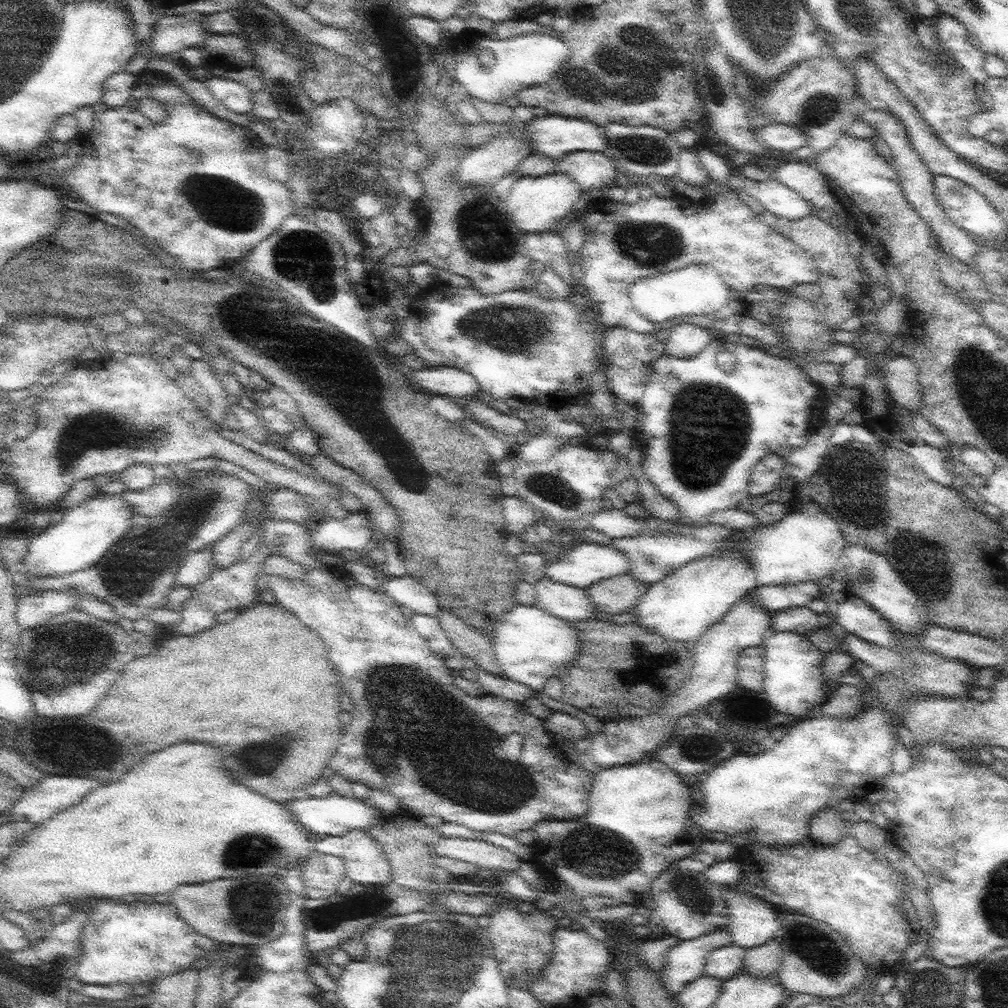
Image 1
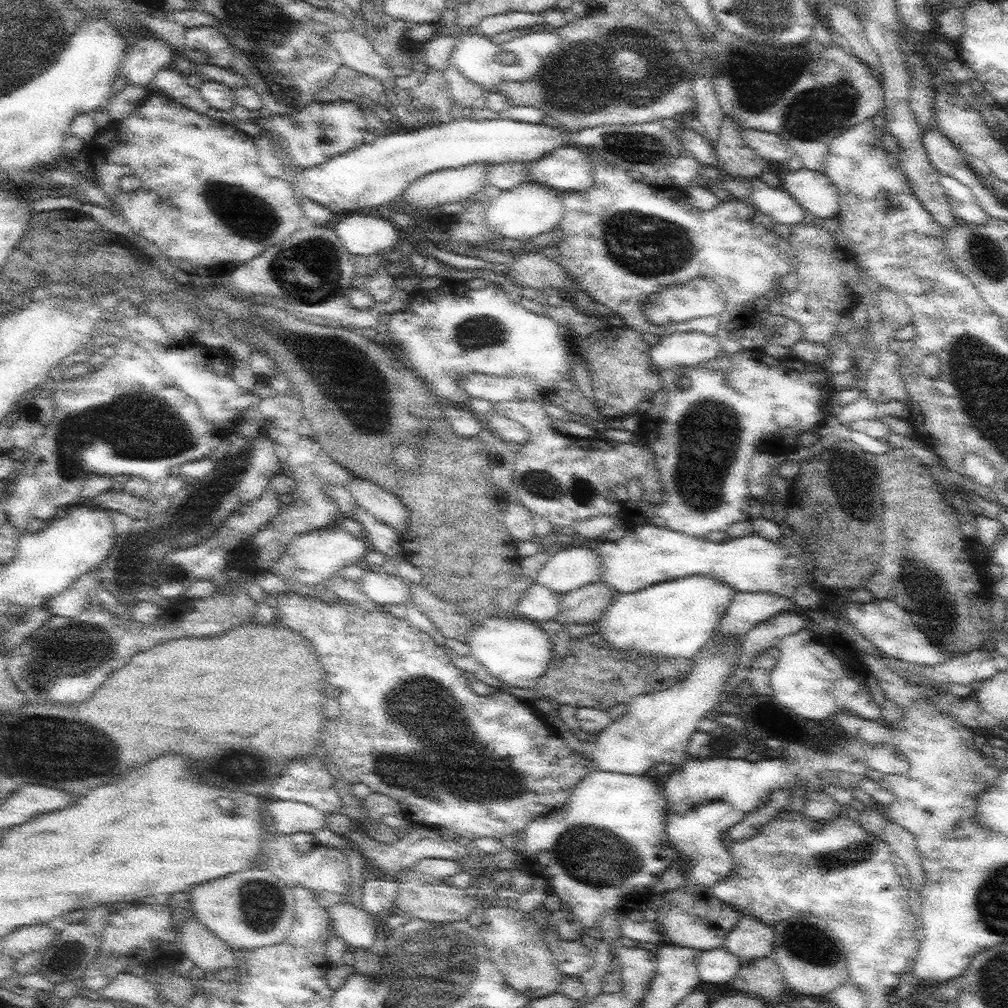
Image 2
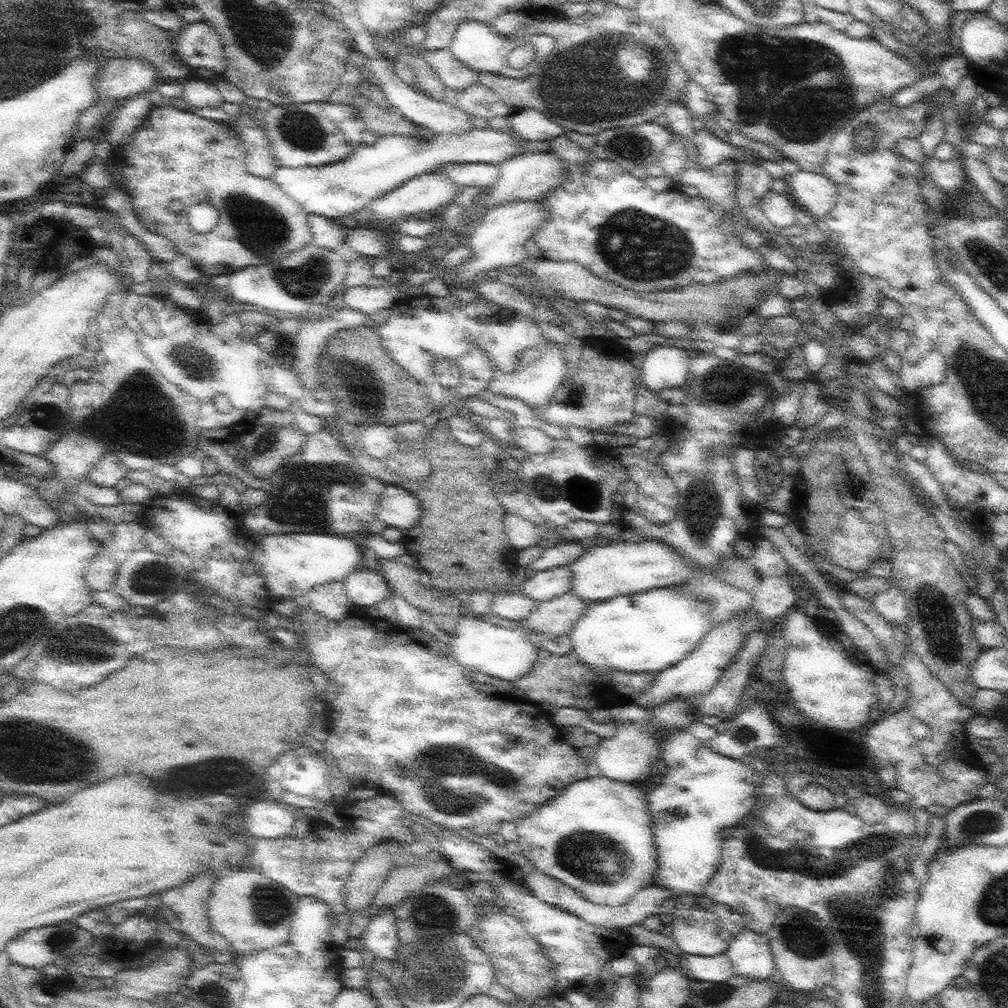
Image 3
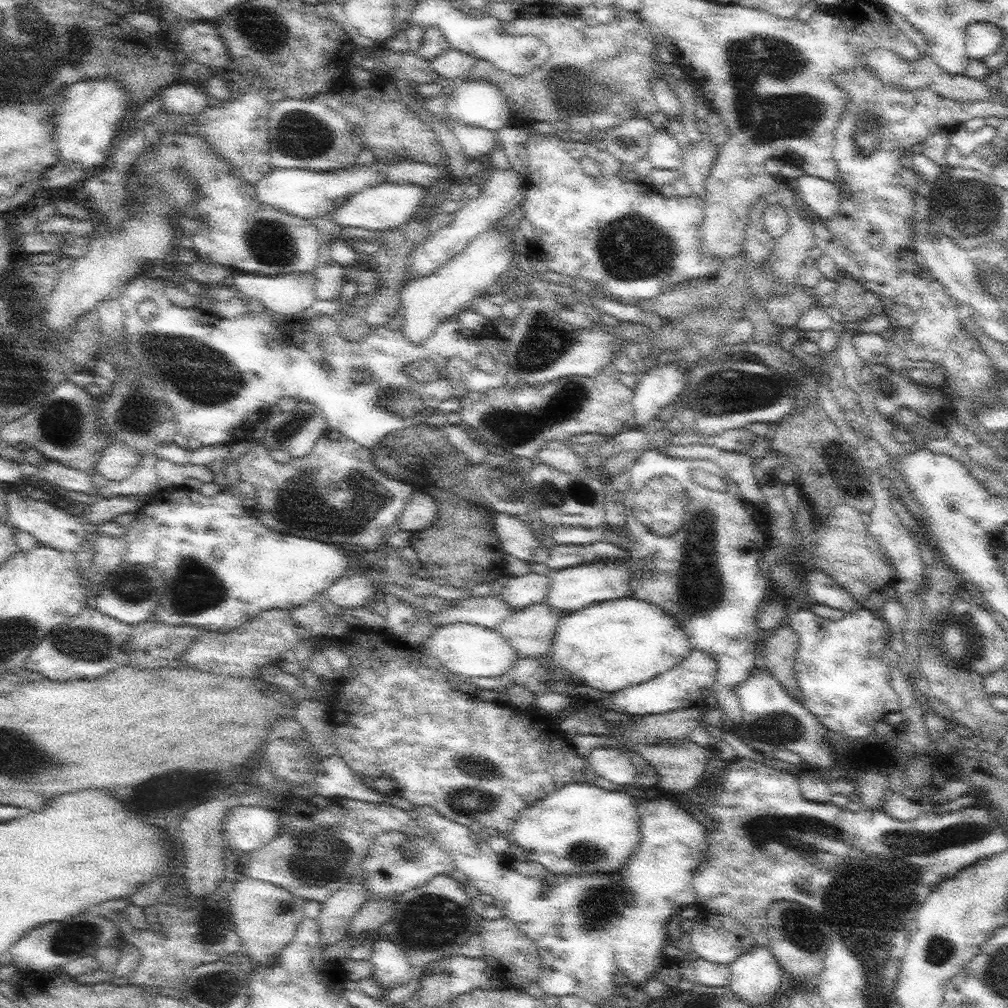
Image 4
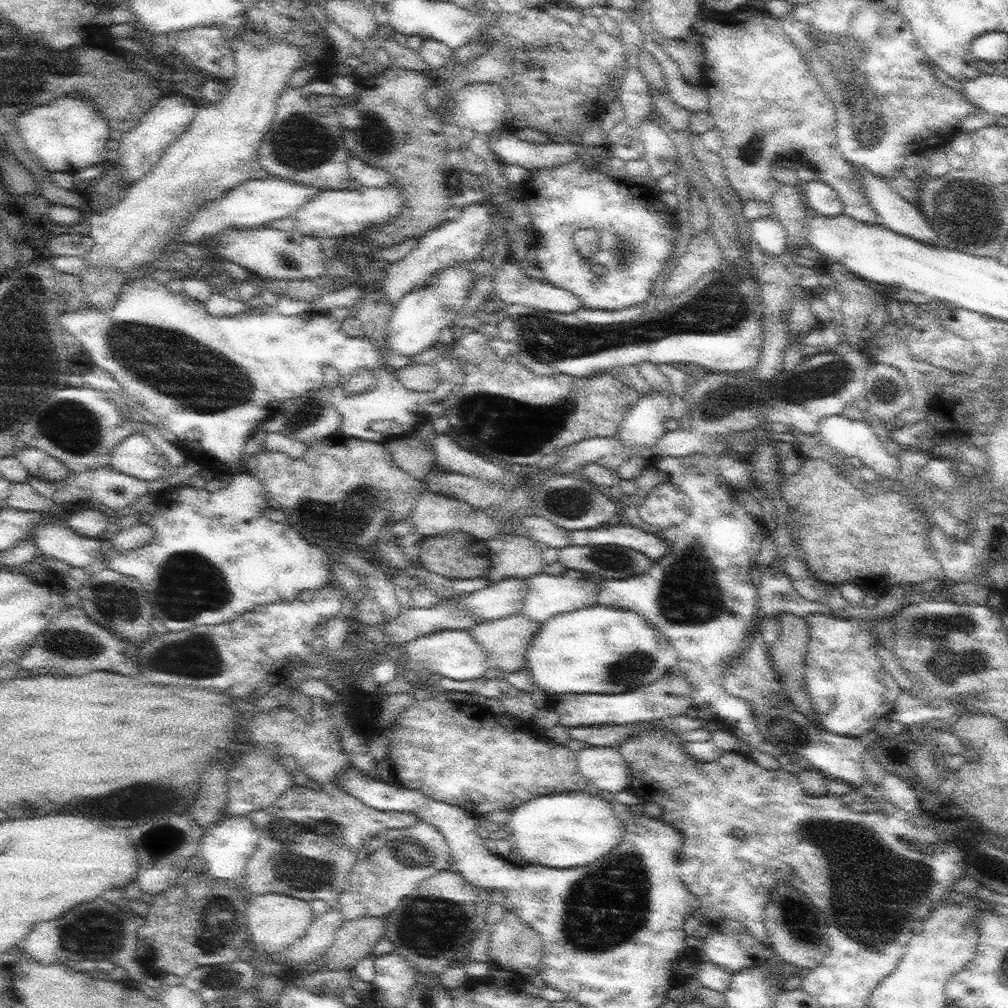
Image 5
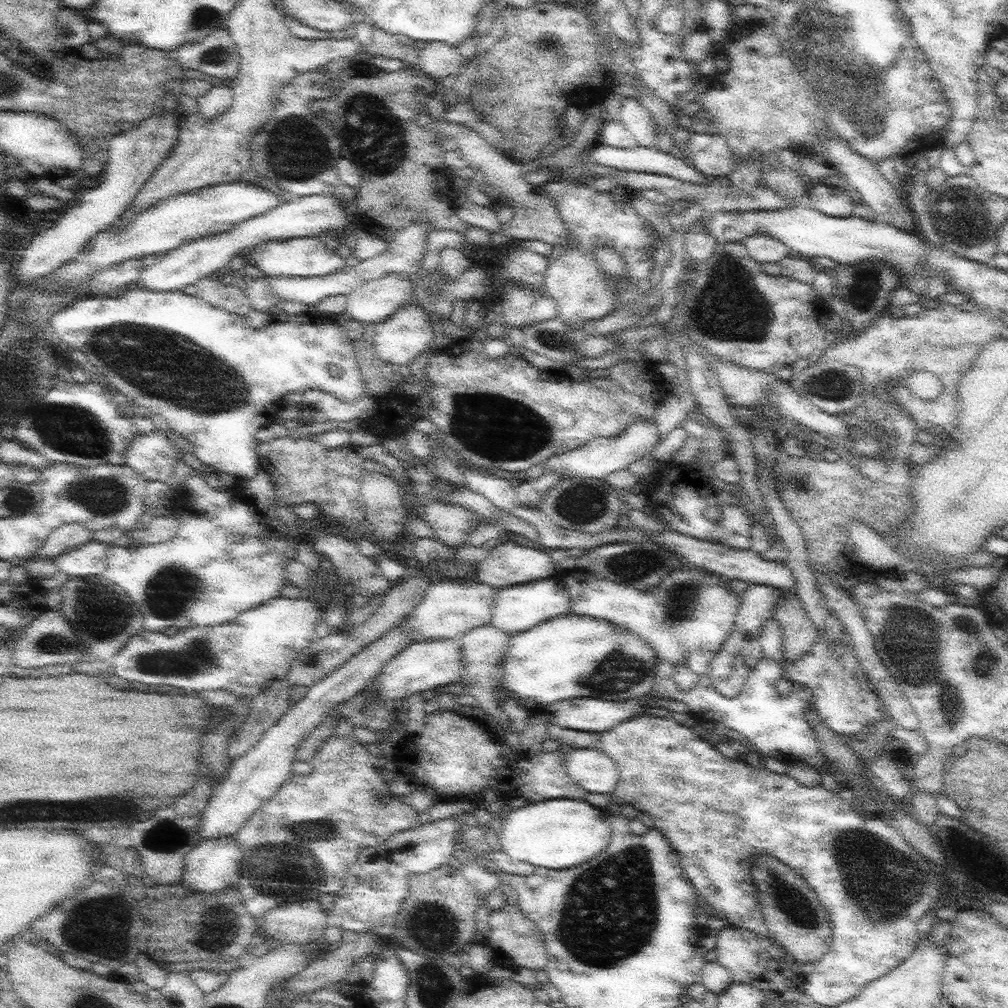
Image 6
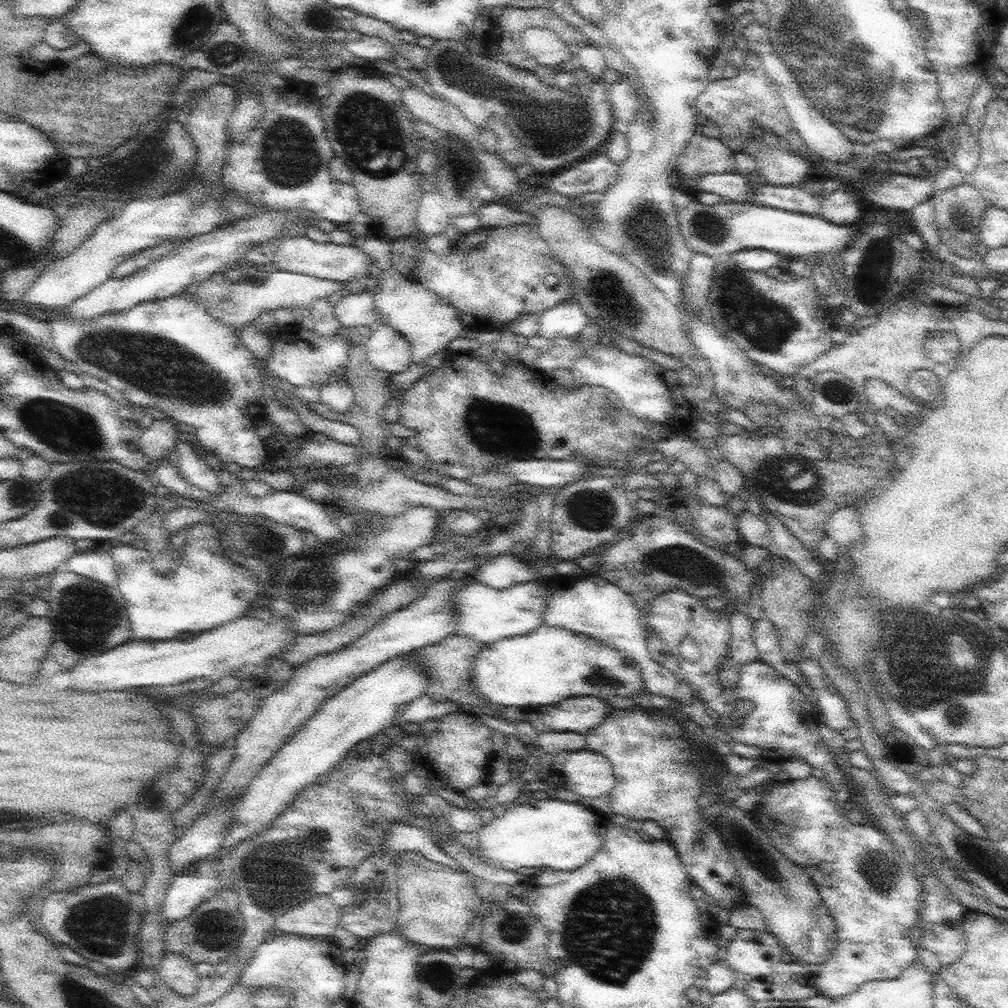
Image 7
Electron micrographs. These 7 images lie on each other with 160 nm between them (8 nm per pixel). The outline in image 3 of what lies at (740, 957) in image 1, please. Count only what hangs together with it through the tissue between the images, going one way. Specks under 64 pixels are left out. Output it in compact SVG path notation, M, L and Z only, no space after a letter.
M728 953L716 956L687 955L683 957L684 966L688 974L697 981L726 982L735 975L731 958Z

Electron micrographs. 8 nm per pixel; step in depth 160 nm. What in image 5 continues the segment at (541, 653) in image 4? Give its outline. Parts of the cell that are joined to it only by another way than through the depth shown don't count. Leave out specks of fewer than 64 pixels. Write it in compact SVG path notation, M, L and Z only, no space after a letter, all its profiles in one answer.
M516 613L506 618L483 622L474 628L470 628L468 634L472 634L476 644L486 650L488 668L498 669L505 673L517 673L524 669L526 651L528 651L532 639L536 637L540 626L541 624L532 622L532 619L526 617L524 613Z

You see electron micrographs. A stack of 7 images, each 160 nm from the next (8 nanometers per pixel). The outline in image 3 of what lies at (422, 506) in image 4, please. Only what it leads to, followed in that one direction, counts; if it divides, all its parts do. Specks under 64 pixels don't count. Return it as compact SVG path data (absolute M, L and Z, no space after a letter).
M388 485L377 502L377 518L404 532L416 526L421 516L420 499L404 487Z

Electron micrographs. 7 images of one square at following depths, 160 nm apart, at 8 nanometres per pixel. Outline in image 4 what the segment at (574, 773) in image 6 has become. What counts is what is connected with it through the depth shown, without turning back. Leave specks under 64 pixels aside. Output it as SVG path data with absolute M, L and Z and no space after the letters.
M604 747L601 750L592 749L587 757L588 769L598 776L614 782L614 784L636 784L634 779L637 771L632 764L632 758L618 748Z

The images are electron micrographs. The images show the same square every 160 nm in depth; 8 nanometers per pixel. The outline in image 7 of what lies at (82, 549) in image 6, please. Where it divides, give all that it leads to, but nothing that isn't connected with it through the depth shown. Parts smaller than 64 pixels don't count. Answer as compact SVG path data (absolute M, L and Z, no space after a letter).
M86 550L77 552L66 562L67 570L93 581L103 582L108 587L117 584L117 568L111 551Z

